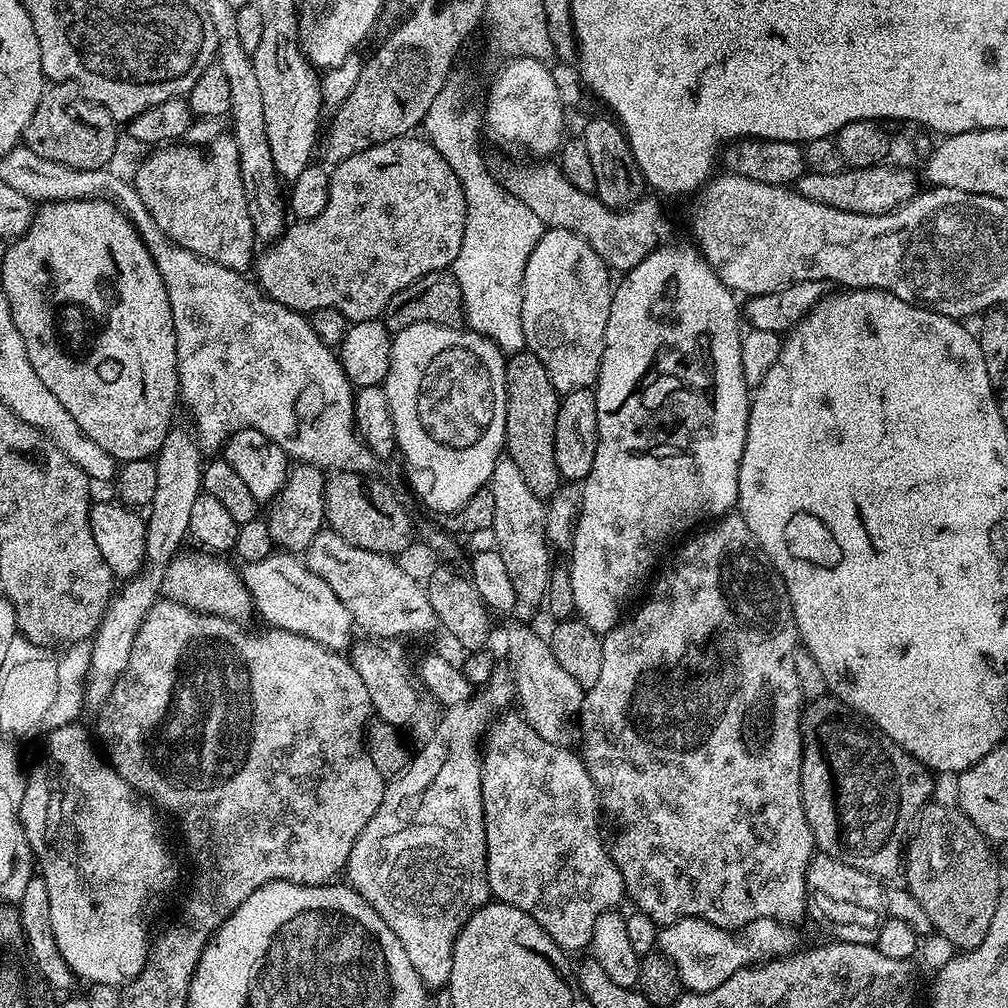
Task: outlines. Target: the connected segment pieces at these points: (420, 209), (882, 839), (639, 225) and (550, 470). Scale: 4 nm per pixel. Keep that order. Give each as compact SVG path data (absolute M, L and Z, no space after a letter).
M416 134L399 136L381 144L371 144L366 150L335 165L330 172L330 198L326 198L326 210L322 210L322 214L318 214L318 218L289 223L284 235L279 240L269 243L265 247L268 249L264 253L261 251L255 257L254 273L256 272L256 276L254 275L254 280L270 299L274 302L282 302L282 306L292 308L295 312L310 314L314 310L333 308L354 324L363 320L378 320L383 317L390 298L394 294L398 294L398 290L410 286L415 280L431 272L443 272L451 269L453 262L456 261L458 250L462 246L462 234L465 230L466 194L462 190L462 182L458 182L458 174L454 174L454 170L450 170L450 162L446 162L446 158L442 158L442 154L438 154L438 150L434 150L434 146L429 144L427 139Z
M831 694L807 701L800 717L800 733L804 739L804 757L800 767L802 802L816 836L817 849L823 855L838 858L871 876L899 877L910 829L924 805L933 799L933 773L875 724L859 716L854 709L847 708Z
M528 162L525 168L512 168L508 177L503 177L503 187L512 196L517 196L548 228L565 228L590 242L609 269L623 274L629 272L638 262L642 262L652 251L661 247L668 224L664 221L664 212L660 209L661 201L641 198L635 204L621 210L606 206L591 192L578 190L566 174L562 174L559 163Z
M530 351L513 352L506 360L506 434L504 446L507 459L518 466L526 486L541 498L551 498L561 491L558 461L554 459L554 426L558 422L561 393L557 392L546 366Z

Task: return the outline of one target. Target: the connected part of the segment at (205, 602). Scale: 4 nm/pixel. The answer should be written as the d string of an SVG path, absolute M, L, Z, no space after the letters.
M192 550L190 554L175 555L166 565L162 572L162 591L161 595L165 599L170 599L185 604L188 608L194 609L200 613L210 613L212 616L226 617L228 620L237 622L247 621L247 617L253 615L252 598L247 590L239 571L228 566L225 559L216 557L215 555Z

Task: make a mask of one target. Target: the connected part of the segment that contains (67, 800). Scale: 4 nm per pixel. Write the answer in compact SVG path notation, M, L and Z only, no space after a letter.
M73 722L58 726L53 732L47 733L44 744L44 756L36 765L29 767L26 772L28 785L22 798L20 821L24 827L26 838L32 847L35 863L38 865L39 875L46 882L46 891L50 894L50 926L54 926L54 942L58 942L58 950L62 958L66 958L66 966L73 975L81 981L89 980L92 984L120 984L127 986L136 975L144 969L150 959L150 936L148 940L148 907L152 900L159 898L163 892L168 892L176 884L176 868L168 864L168 852L164 849L164 840L160 837L160 828L156 825L157 813L147 799L138 798L137 793L117 772L111 764L98 751L93 737L83 728L83 723Z

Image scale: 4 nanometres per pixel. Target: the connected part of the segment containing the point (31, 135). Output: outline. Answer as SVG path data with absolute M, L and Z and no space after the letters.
M57 81L49 85L36 104L33 118L23 132L23 145L52 162L74 166L75 169L107 167L116 152L117 121L109 111L84 95L72 81Z

